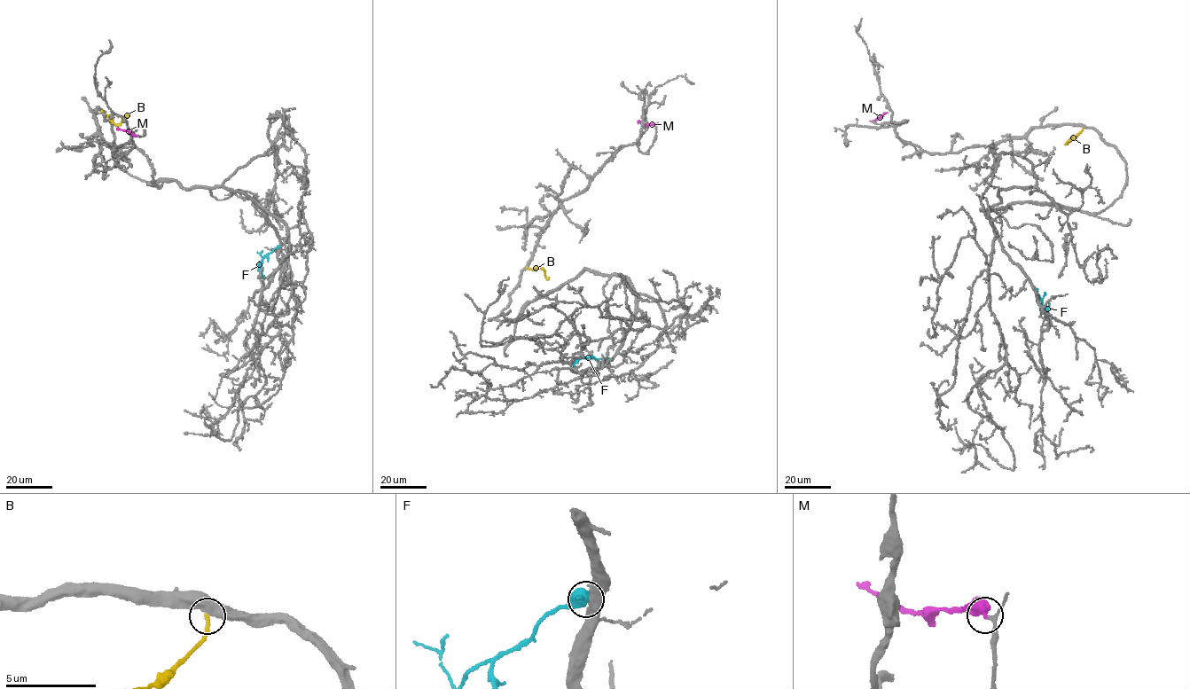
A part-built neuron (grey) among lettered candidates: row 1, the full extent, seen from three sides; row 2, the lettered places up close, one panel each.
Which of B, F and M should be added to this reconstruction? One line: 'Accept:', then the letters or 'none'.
Accept: none

